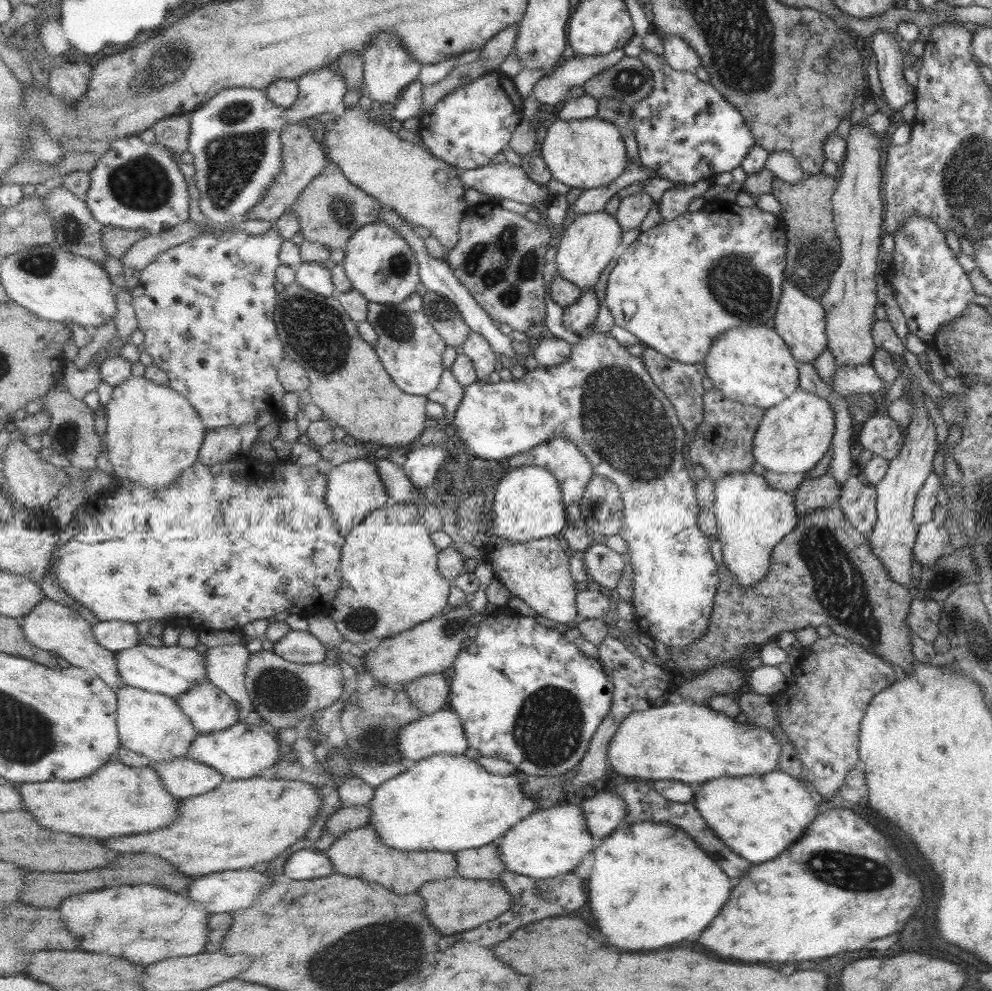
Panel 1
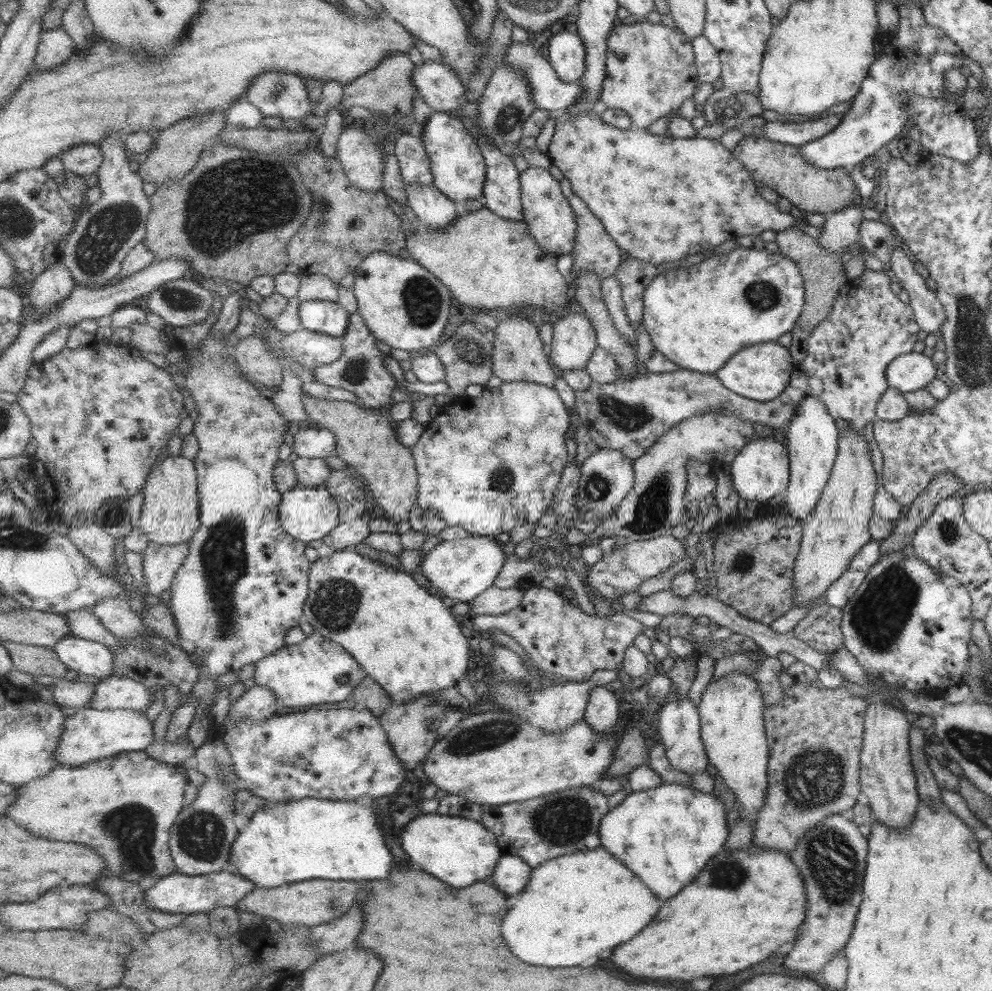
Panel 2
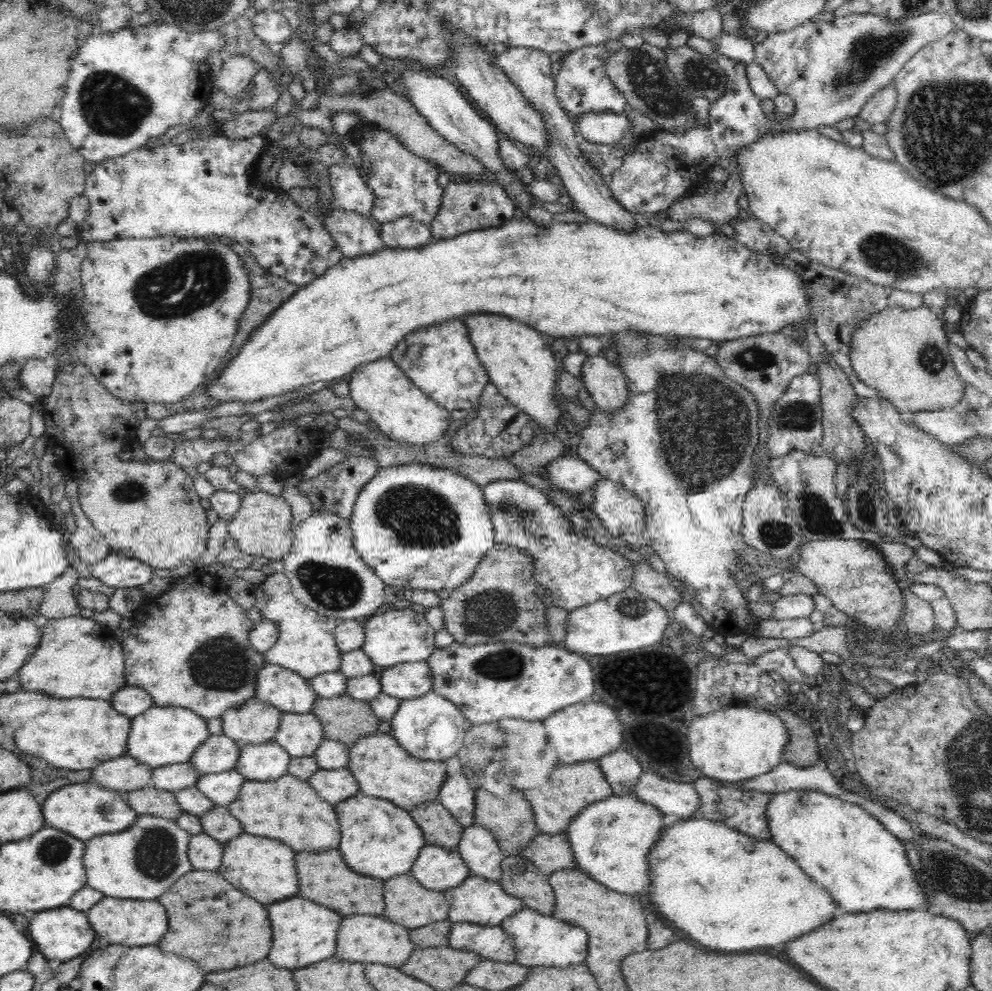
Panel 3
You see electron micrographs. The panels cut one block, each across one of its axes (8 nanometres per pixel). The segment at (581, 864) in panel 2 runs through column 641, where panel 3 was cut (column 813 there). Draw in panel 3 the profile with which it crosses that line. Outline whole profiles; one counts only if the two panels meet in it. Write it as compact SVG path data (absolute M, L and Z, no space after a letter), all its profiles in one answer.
M680 819L664 832L650 857L654 871L650 899L654 907L710 950L752 952L778 948L824 928L840 916L840 906L830 890L808 876L794 856L780 845L745 835L716 821Z

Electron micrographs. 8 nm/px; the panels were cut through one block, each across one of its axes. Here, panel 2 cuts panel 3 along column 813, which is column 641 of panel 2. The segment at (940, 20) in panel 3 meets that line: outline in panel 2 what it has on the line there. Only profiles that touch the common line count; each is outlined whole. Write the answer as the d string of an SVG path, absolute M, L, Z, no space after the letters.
M637 22L634 24L620 24L613 28L613 32L610 34L609 39L609 62L608 62L609 74L605 80L604 91L602 91L602 107L609 107L612 109L620 109L628 112L633 119L634 127L636 129L646 129L648 126L652 126L654 122L658 122L660 118L670 117L686 104L688 98L693 98L698 90L698 64L697 54L695 52L695 45L692 40L684 34L674 30L674 28L664 25L664 23L652 23L652 22Z

